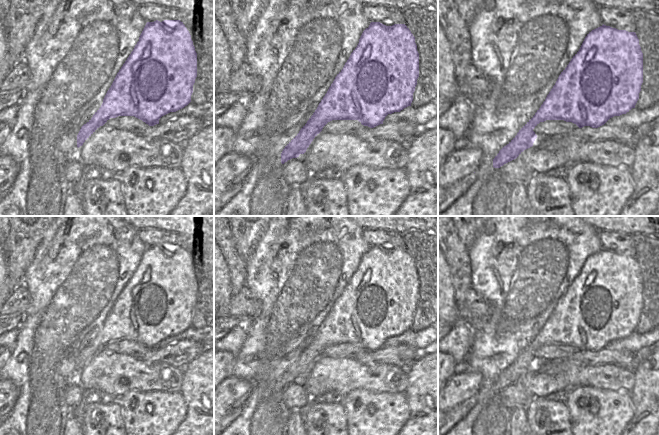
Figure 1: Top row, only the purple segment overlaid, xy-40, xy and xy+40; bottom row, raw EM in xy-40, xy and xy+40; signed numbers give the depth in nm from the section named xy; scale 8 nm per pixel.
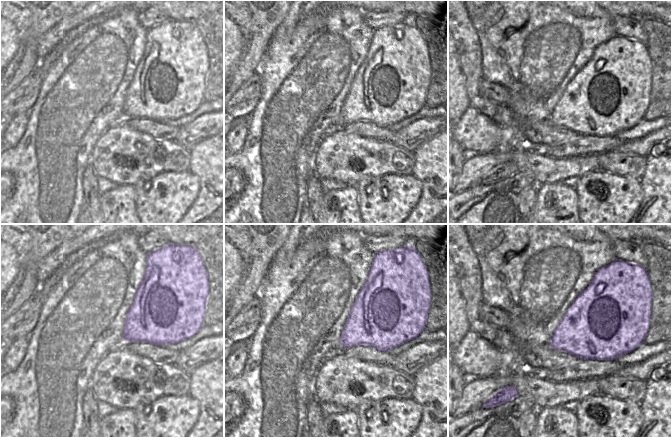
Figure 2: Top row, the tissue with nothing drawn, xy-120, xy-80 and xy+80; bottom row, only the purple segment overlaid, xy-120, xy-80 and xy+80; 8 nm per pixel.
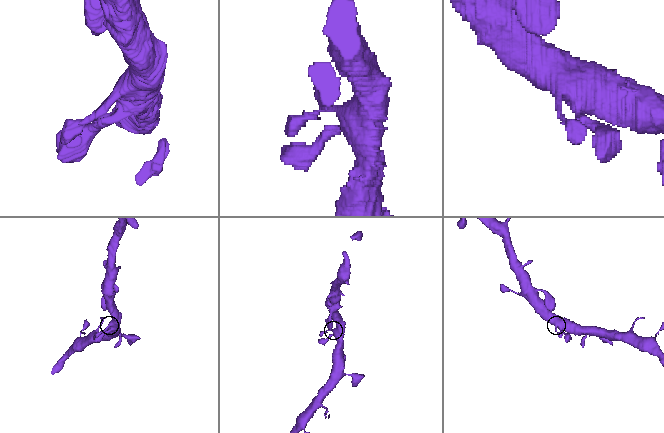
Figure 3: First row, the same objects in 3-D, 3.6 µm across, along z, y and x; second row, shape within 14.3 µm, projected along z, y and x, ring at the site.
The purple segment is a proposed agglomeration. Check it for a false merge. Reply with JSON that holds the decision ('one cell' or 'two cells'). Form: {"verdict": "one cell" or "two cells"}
{"verdict": "one cell"}

